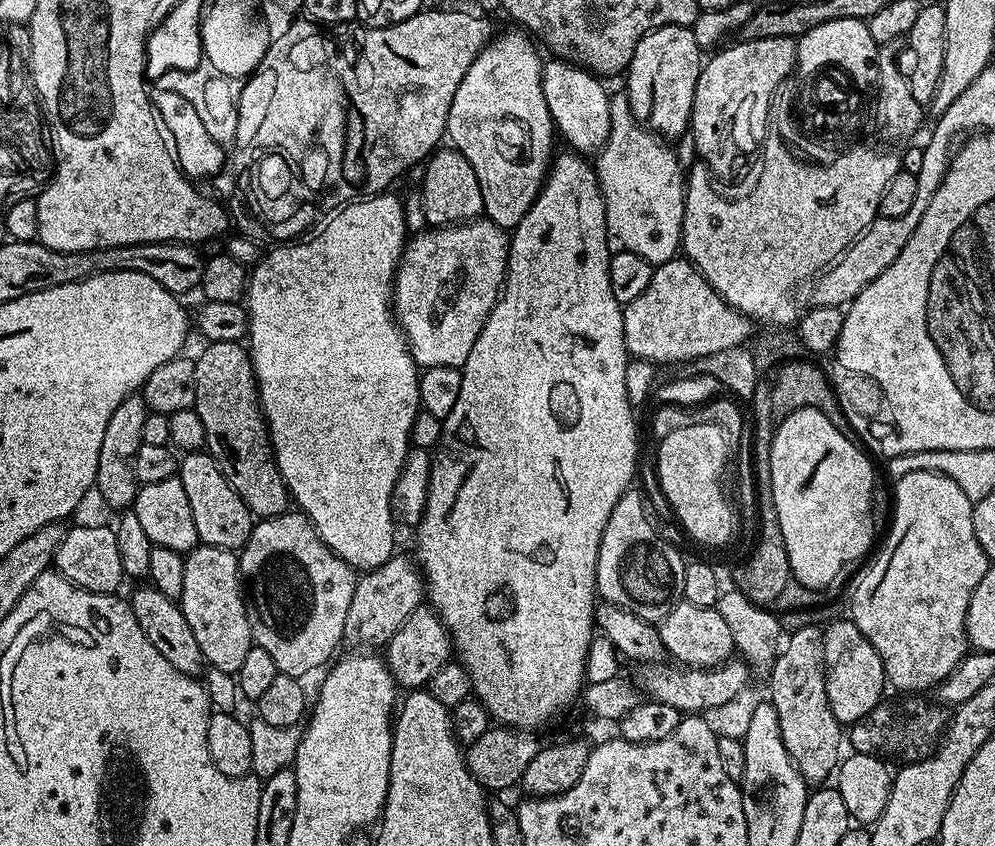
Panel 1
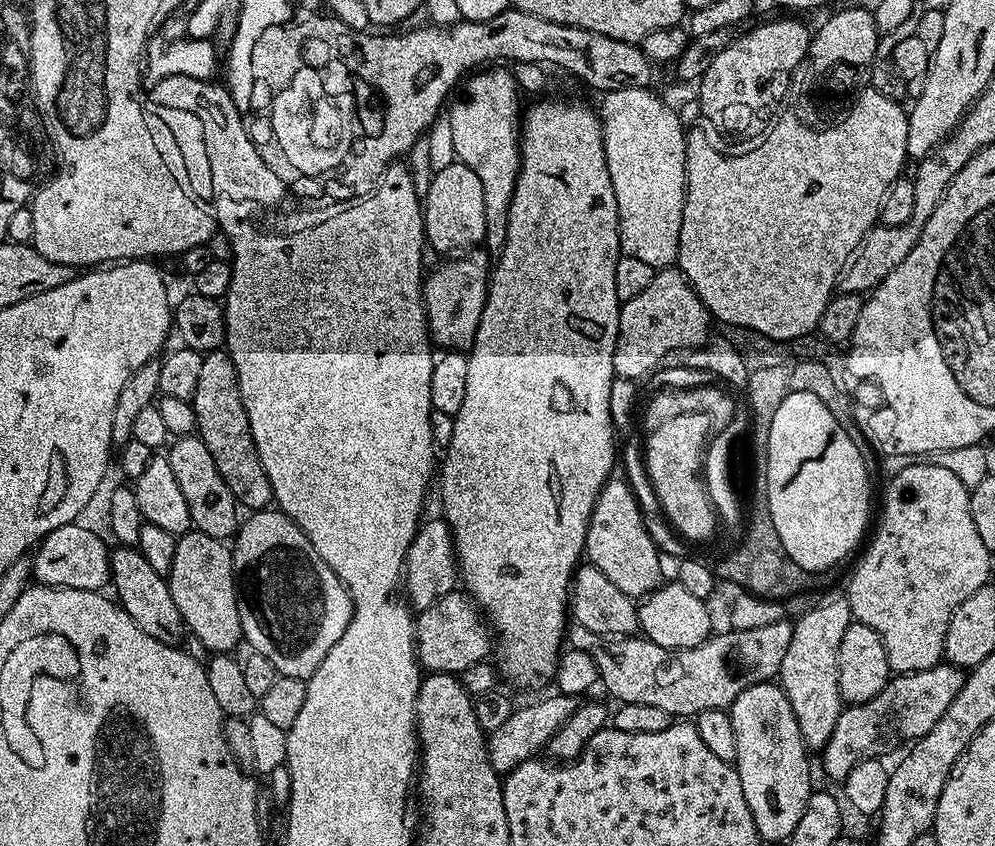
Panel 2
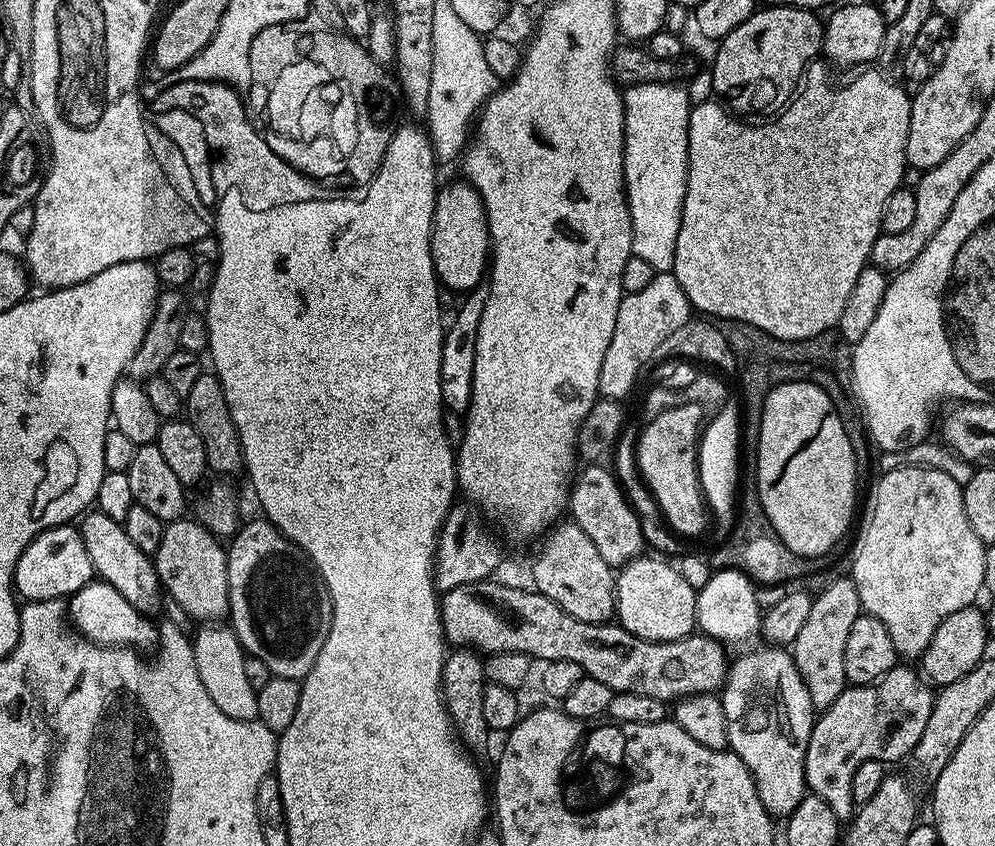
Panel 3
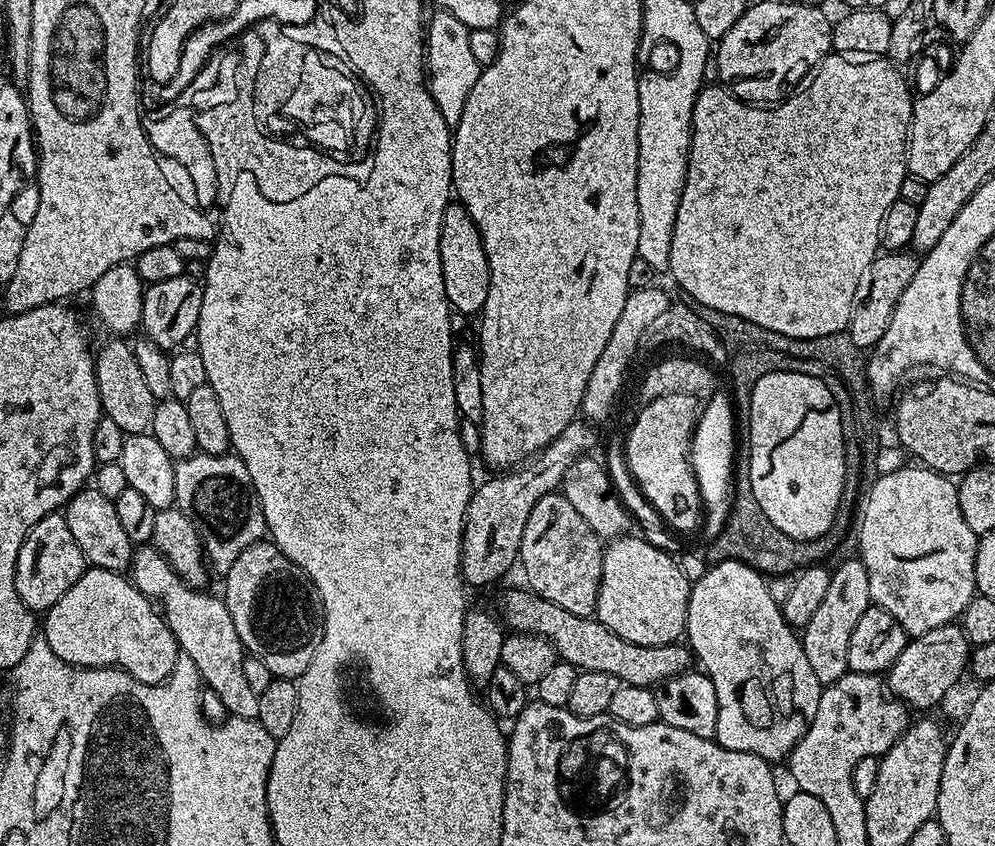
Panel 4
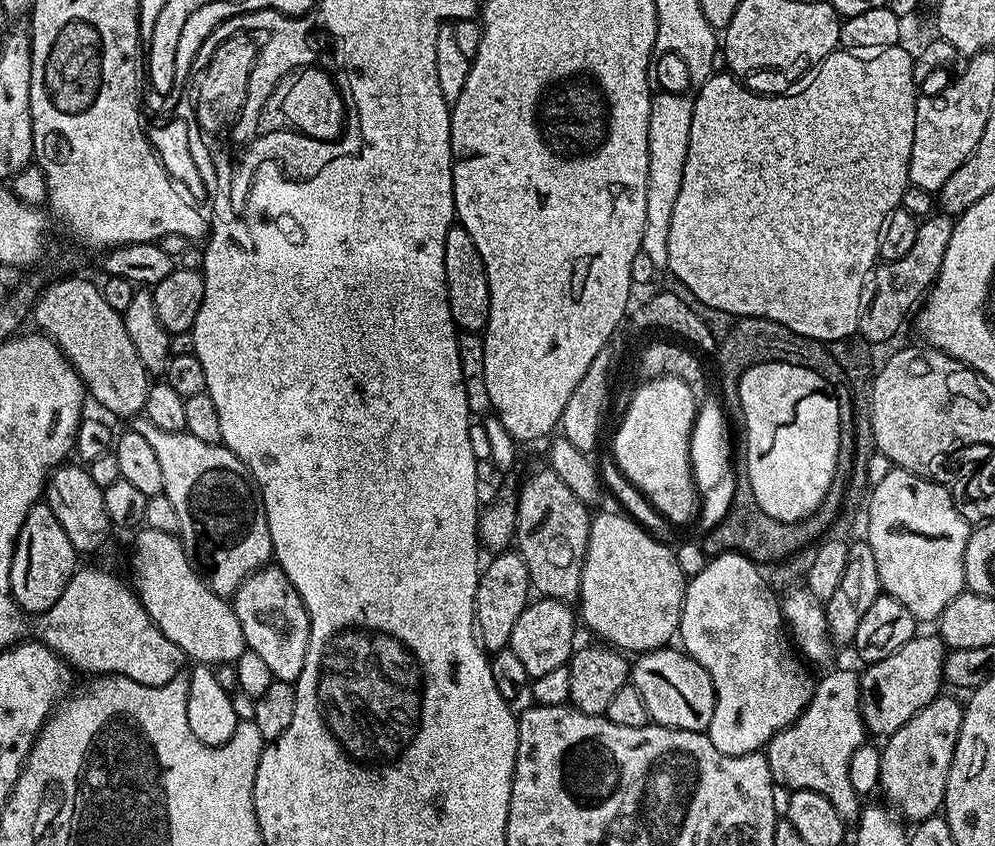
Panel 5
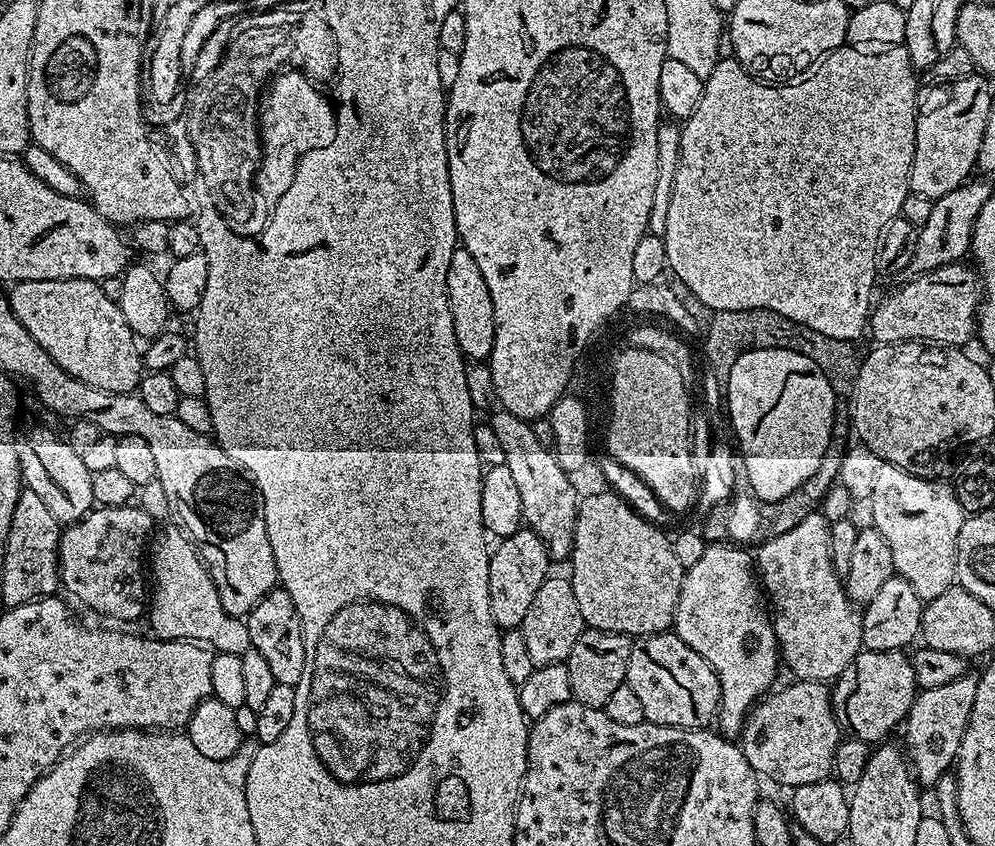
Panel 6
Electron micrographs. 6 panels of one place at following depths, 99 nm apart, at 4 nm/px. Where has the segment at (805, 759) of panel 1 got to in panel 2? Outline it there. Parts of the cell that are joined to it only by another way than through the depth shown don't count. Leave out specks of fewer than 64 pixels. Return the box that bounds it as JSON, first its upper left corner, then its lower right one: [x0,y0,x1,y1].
[778,599,853,749]

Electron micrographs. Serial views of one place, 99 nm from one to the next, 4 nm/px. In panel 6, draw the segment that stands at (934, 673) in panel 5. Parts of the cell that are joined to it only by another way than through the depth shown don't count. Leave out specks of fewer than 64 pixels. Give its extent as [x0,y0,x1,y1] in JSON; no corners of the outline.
[844,650,918,746]

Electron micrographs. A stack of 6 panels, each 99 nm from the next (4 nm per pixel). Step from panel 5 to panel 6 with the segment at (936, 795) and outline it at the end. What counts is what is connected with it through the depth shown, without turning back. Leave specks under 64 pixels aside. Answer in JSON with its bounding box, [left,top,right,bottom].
[904,672,979,787]

